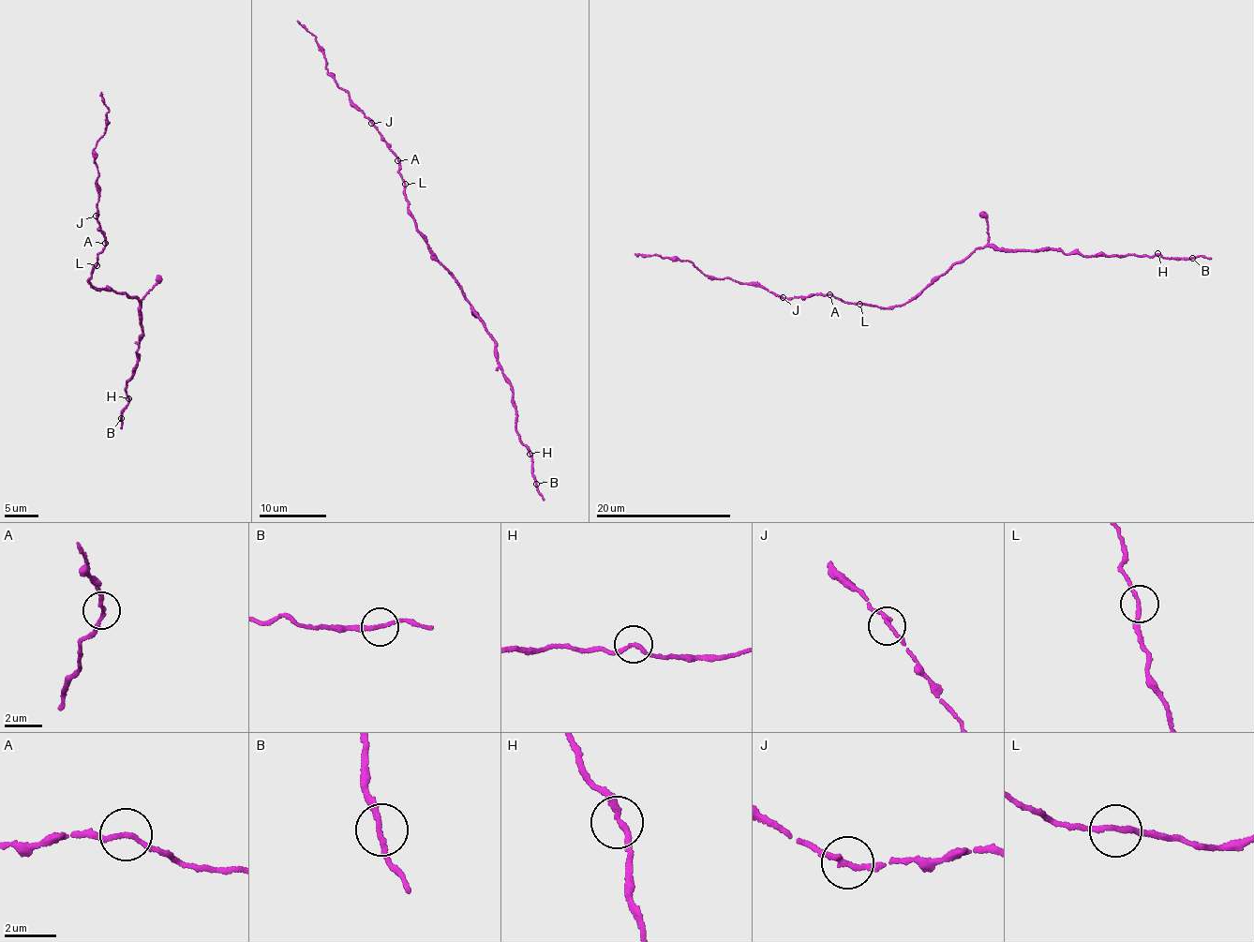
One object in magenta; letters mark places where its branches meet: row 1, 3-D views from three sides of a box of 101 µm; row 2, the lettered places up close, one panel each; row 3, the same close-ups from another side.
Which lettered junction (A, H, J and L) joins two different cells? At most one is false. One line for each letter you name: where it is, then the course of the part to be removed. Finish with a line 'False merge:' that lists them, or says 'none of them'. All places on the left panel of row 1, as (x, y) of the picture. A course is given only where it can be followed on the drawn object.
False merge: none of them

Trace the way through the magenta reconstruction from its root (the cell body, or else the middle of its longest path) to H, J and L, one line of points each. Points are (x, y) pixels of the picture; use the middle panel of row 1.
H: (428, 244), (433, 254), (461, 286), (474, 314), (494, 342), (496, 360), (512, 392), (518, 438), (529, 454)
J: (428, 244), (420, 233), (409, 210), (398, 157), (371, 123)
L: (428, 244), (420, 233), (409, 210), (405, 184)

